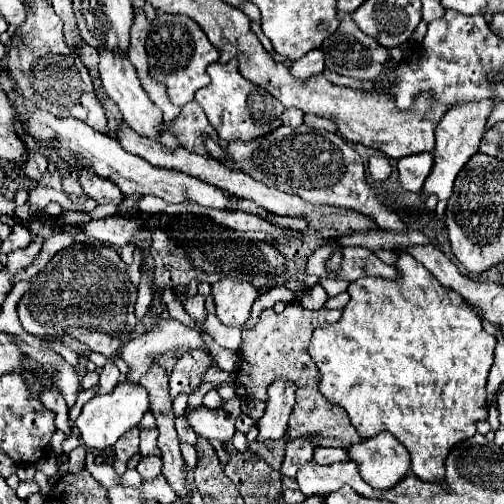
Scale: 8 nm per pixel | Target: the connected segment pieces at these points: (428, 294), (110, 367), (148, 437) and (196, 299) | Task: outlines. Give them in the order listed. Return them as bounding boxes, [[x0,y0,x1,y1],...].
[[308,251,496,489],[98,361,120,395],[140,427,160,455],[178,295,206,323]]

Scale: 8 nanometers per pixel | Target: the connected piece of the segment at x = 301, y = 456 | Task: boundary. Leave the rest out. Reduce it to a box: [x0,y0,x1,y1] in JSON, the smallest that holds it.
[282,437,314,477]

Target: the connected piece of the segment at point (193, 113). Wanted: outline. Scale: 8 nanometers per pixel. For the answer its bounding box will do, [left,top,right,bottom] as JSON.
[164,101,216,155]

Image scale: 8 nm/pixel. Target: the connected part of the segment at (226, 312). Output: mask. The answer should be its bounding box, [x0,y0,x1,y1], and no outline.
[212,279,258,327]

